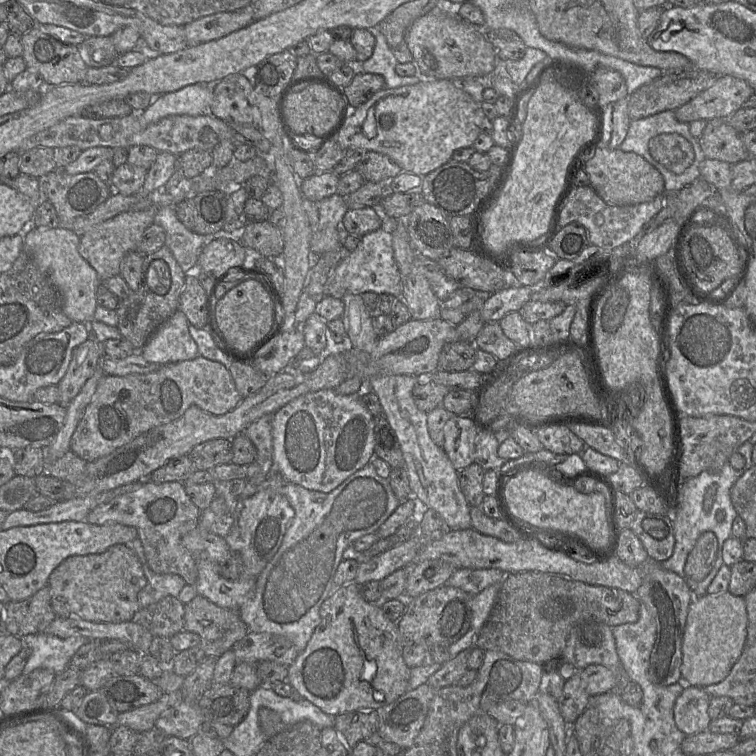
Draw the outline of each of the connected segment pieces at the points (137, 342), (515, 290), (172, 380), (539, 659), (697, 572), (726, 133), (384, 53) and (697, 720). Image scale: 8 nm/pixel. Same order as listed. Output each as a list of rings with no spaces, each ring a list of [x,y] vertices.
[[[162,246],[159,250],[145,255],[141,285],[137,291],[120,300],[116,309],[118,325],[123,339],[140,351],[154,332],[179,310],[179,300],[187,274],[182,270],[171,250]]]
[[[509,286],[490,294],[480,308],[482,320],[485,323],[499,322],[508,313],[518,312],[530,300],[533,289]]]
[[[200,355],[192,360],[163,365],[147,374],[105,375],[77,424],[70,447],[80,458],[93,462],[141,434],[180,418],[191,406],[224,415],[236,408],[243,398],[227,368]]]
[[[538,571],[506,573],[493,608],[477,633],[475,646],[483,651],[494,650],[515,659],[542,665],[550,659],[561,659],[570,630],[584,620],[592,619],[610,627],[635,623],[639,619],[640,600],[636,594],[618,588],[609,588],[575,581],[563,575]]]
[[[711,531],[703,532],[690,551],[684,579],[689,587],[697,585],[712,570],[717,554],[717,539]]]
[[[726,118],[707,121],[699,143],[706,159],[734,165],[750,157],[741,134],[727,123]]]
[[[378,28],[374,30],[374,35],[373,54],[364,62],[356,64],[357,71],[382,75],[385,79],[386,88],[398,88],[420,82],[422,77],[419,74],[400,76],[396,73],[395,67],[398,61],[388,45],[385,35]]]
[[[686,686],[674,705],[674,719],[680,731],[691,736],[709,729],[711,697],[698,686]]]

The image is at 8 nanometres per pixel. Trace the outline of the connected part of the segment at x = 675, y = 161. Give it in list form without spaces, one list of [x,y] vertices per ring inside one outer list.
[[[676,133],[653,137],[649,140],[648,148],[652,157],[674,174],[684,173],[695,158],[691,143]]]

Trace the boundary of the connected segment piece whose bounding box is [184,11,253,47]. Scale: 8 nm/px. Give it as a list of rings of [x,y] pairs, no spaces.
[[[238,11],[219,12],[184,25],[187,47],[222,38],[252,23],[250,14]]]

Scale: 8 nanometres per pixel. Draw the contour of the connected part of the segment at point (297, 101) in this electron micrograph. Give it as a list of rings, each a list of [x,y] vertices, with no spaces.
[[[320,84],[295,86],[283,103],[283,115],[294,134],[322,136],[339,121],[342,101],[337,93]]]

